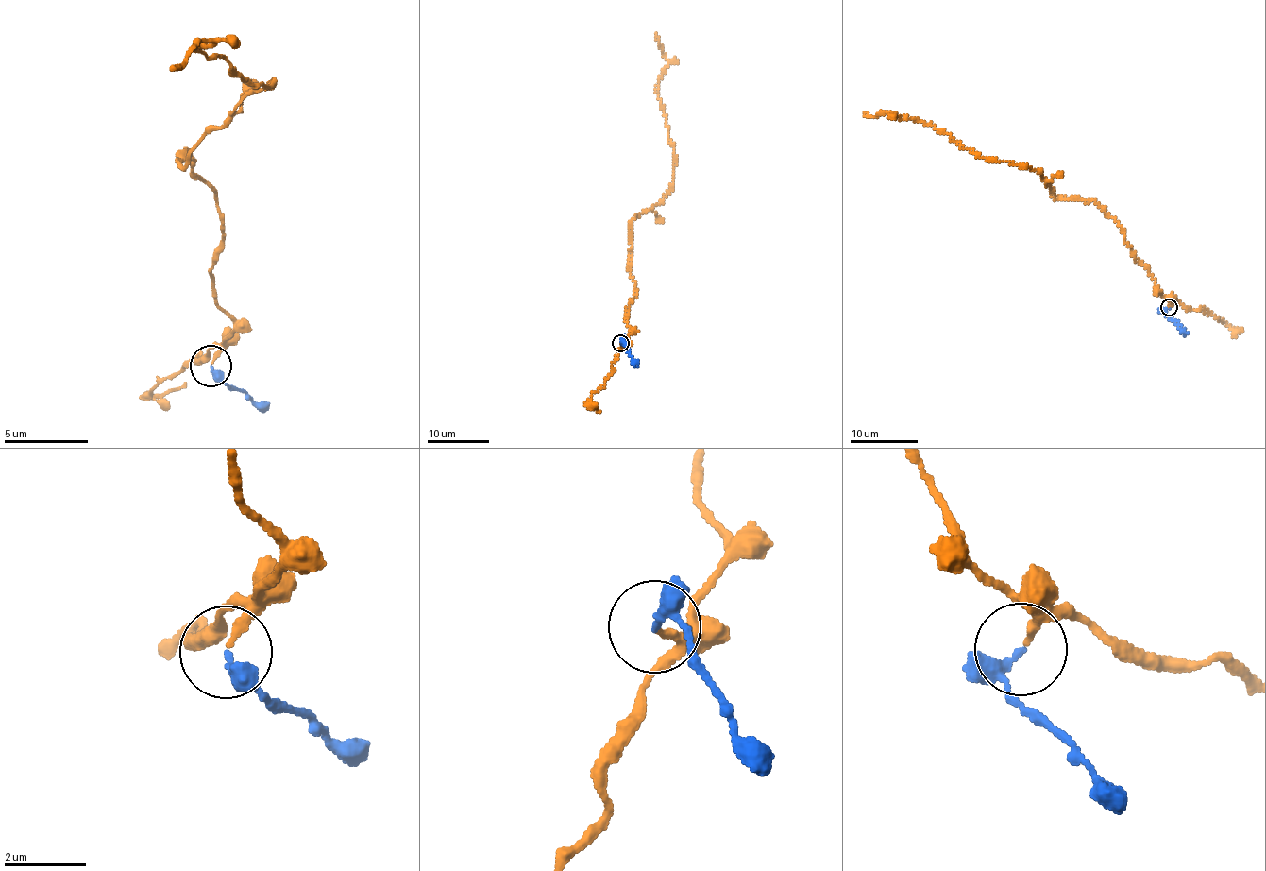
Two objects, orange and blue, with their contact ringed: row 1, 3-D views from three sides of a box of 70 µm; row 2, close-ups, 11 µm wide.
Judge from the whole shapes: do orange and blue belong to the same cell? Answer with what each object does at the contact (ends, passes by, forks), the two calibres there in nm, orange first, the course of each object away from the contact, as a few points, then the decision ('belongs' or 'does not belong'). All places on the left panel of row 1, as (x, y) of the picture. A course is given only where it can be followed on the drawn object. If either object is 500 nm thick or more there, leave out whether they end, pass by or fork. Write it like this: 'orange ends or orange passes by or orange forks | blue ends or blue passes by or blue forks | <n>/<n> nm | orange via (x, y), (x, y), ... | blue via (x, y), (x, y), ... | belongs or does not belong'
orange ends | blue passes by | 190/180 nm | orange via (211, 364), (234, 316), (208, 270), (221, 213), (180, 165), (273, 79), (213, 42), (171, 64) | blue via (211, 365), (219, 379), (267, 408) | belongs

